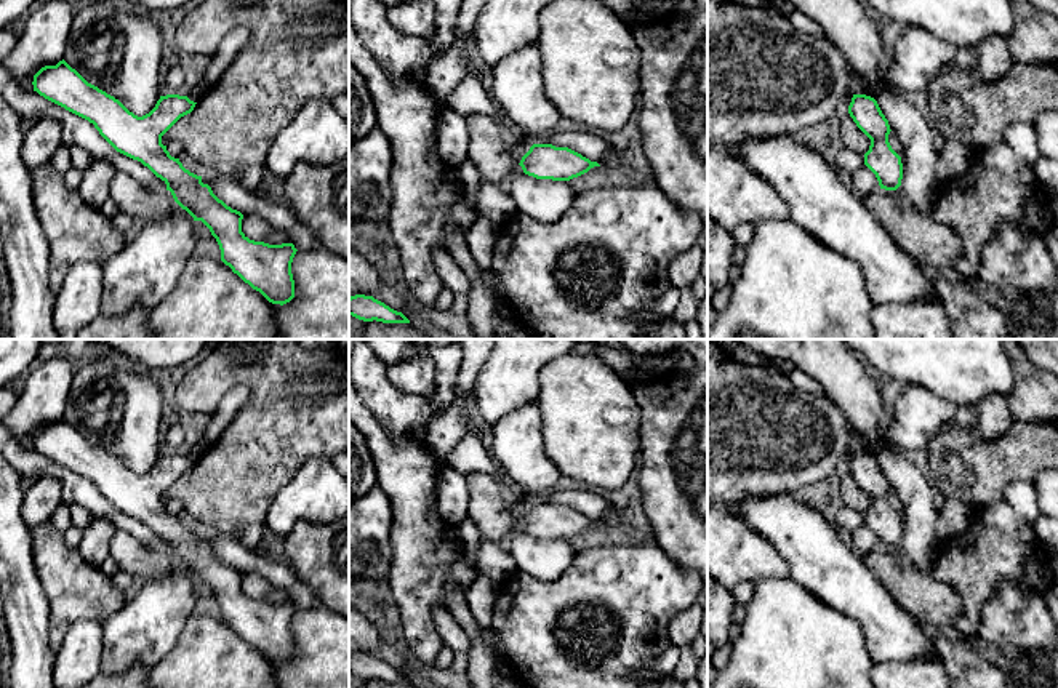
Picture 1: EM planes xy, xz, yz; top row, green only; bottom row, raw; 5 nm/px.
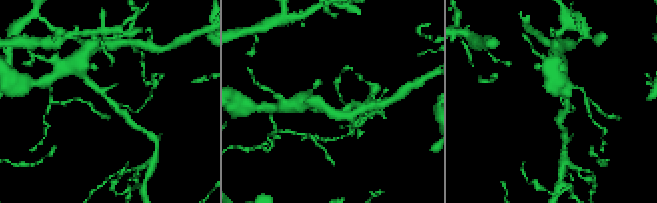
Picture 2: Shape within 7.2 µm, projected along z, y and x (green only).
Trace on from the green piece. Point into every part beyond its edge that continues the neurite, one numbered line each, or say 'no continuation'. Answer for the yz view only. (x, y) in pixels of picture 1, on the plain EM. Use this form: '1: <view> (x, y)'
no continuation

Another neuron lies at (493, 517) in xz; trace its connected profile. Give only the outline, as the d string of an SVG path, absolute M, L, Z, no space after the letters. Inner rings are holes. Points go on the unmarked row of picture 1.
M482 472L467 475L467 493L469 517L477 525L483 539L493 542L514 530L533 504L531 501L507 504L501 496L501 488L496 480Z

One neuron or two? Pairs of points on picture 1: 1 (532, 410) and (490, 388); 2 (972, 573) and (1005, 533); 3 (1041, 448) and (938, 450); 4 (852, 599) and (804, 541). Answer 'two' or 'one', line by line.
1: two
2: one
3: one
4: one

